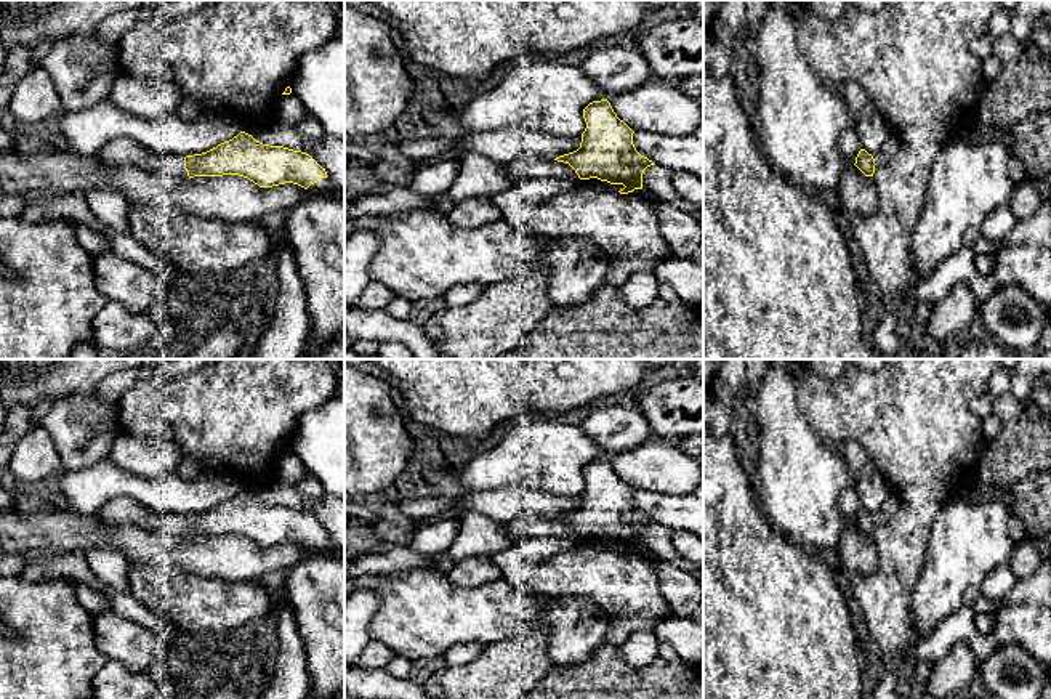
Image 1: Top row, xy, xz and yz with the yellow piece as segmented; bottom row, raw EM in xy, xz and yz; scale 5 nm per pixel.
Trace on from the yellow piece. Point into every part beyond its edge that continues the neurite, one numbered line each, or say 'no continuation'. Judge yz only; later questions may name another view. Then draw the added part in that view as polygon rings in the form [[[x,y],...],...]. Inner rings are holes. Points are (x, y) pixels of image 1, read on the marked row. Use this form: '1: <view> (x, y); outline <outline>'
no continuation

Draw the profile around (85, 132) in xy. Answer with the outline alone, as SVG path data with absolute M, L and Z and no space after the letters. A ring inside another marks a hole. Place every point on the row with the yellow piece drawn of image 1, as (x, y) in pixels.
M106 98L77 112L66 112L59 122L59 131L66 147L75 156L95 156L111 139L128 138L141 144L165 149L175 156L194 156L207 152L240 133L240 122L229 112L202 109L197 117L184 120L175 112L155 119L143 119L125 112L112 98Z

